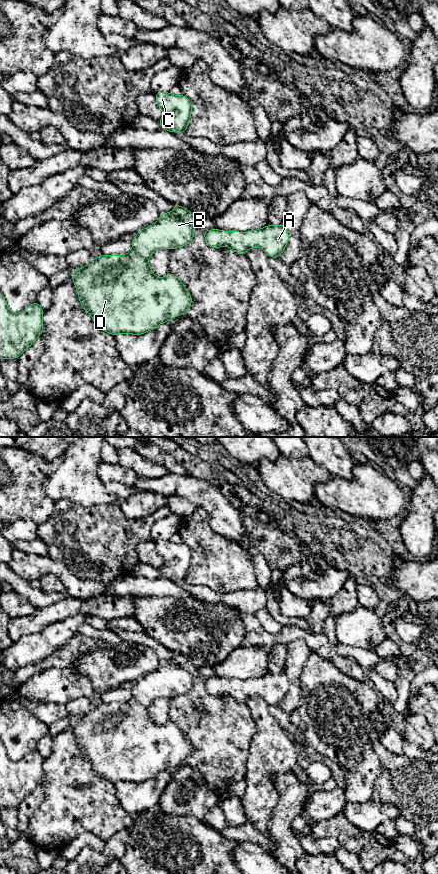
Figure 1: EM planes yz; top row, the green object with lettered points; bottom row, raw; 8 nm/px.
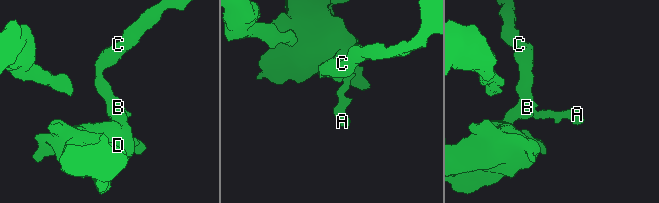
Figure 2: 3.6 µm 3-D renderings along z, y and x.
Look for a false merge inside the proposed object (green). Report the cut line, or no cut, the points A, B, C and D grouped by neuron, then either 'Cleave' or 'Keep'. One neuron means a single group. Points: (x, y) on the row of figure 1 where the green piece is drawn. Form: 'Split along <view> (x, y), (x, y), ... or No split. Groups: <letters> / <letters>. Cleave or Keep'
No split. Groups: A B C D. Keep

